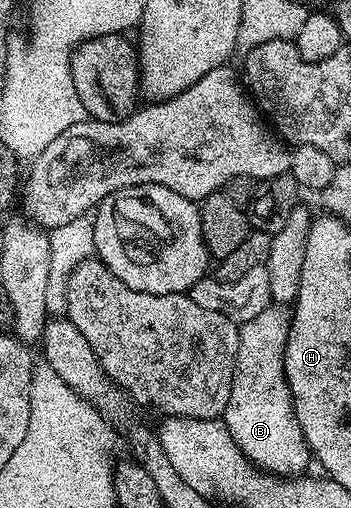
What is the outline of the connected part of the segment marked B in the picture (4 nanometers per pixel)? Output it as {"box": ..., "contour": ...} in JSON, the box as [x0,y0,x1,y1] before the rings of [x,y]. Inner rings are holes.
{"box":[223,303,311,477],"contour":[[[273,303],[252,320],[239,325],[239,346],[231,395],[223,414],[232,439],[257,468],[282,477],[300,476],[311,454],[295,419],[292,395],[284,371],[289,311]]]}

